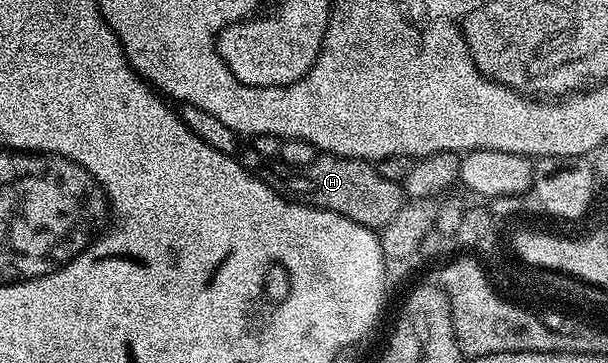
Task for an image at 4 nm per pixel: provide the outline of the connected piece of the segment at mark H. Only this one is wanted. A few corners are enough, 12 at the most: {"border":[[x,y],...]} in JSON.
{"border":[[252,149],[242,166],[278,195],[386,227],[403,184],[373,162],[322,153],[290,167]]}

